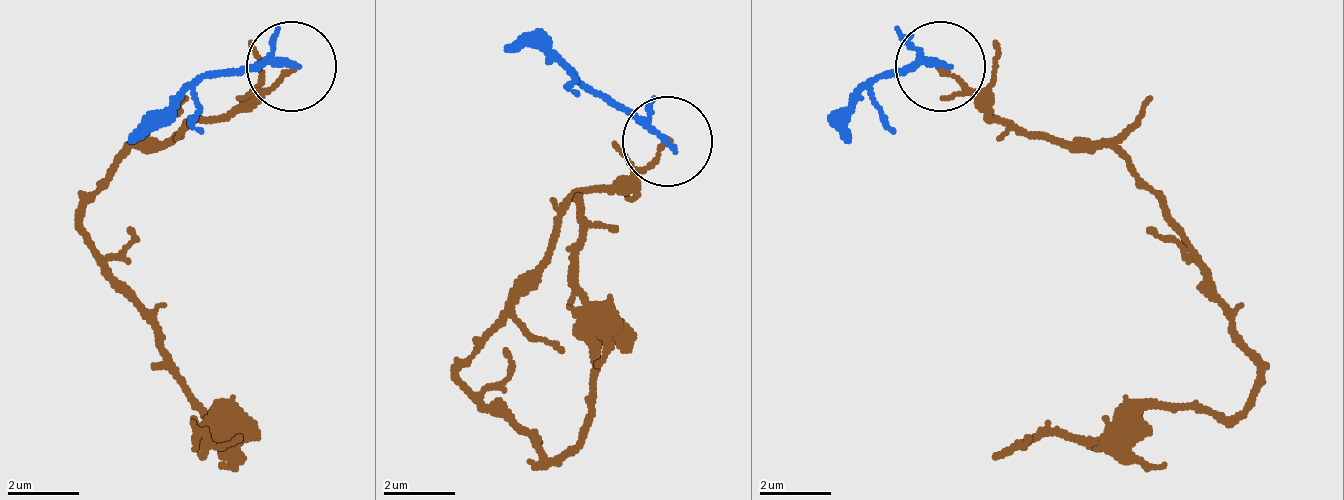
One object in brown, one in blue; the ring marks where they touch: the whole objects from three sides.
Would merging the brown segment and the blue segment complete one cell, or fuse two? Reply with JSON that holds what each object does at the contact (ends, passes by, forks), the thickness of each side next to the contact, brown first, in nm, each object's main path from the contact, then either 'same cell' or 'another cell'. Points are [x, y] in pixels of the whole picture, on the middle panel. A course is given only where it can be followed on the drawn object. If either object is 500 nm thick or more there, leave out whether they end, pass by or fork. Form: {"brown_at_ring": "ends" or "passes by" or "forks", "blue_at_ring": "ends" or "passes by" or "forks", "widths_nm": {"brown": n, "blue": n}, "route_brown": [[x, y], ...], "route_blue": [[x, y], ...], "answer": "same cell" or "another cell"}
{"brown_at_ring": "ends", "blue_at_ring": "passes by", "widths_nm": {"brown": 120, "blue": 140}, "route_brown": [[665, 143], [566, 206], [458, 377], [557, 458], [584, 431], [593, 323], [575, 242], [593, 224], [620, 233]], "route_blue": [[665, 143], [584, 89], [539, 44], [503, 53]], "answer": "another cell"}

